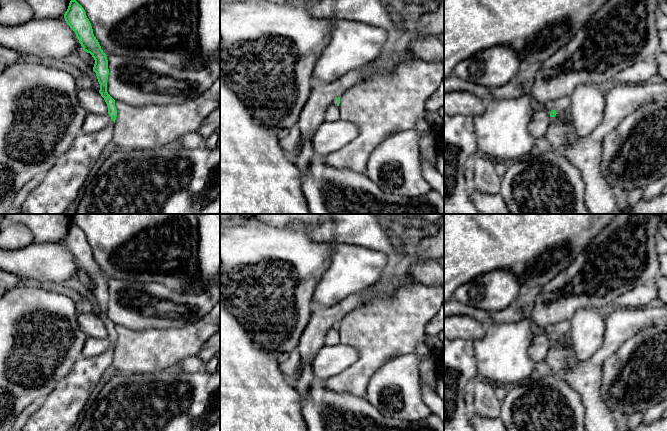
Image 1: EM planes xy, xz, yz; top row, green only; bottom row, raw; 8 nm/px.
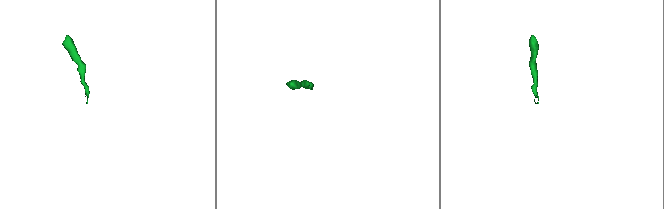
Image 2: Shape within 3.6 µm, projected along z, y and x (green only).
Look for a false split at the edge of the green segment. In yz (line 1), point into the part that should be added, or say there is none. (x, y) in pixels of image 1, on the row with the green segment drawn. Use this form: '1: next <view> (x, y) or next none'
1: next none

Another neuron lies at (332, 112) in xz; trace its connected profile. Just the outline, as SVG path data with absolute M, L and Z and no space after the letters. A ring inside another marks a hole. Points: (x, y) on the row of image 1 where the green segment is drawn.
M333 103L329 104L325 112L325 120L338 120L340 118L339 107Z

